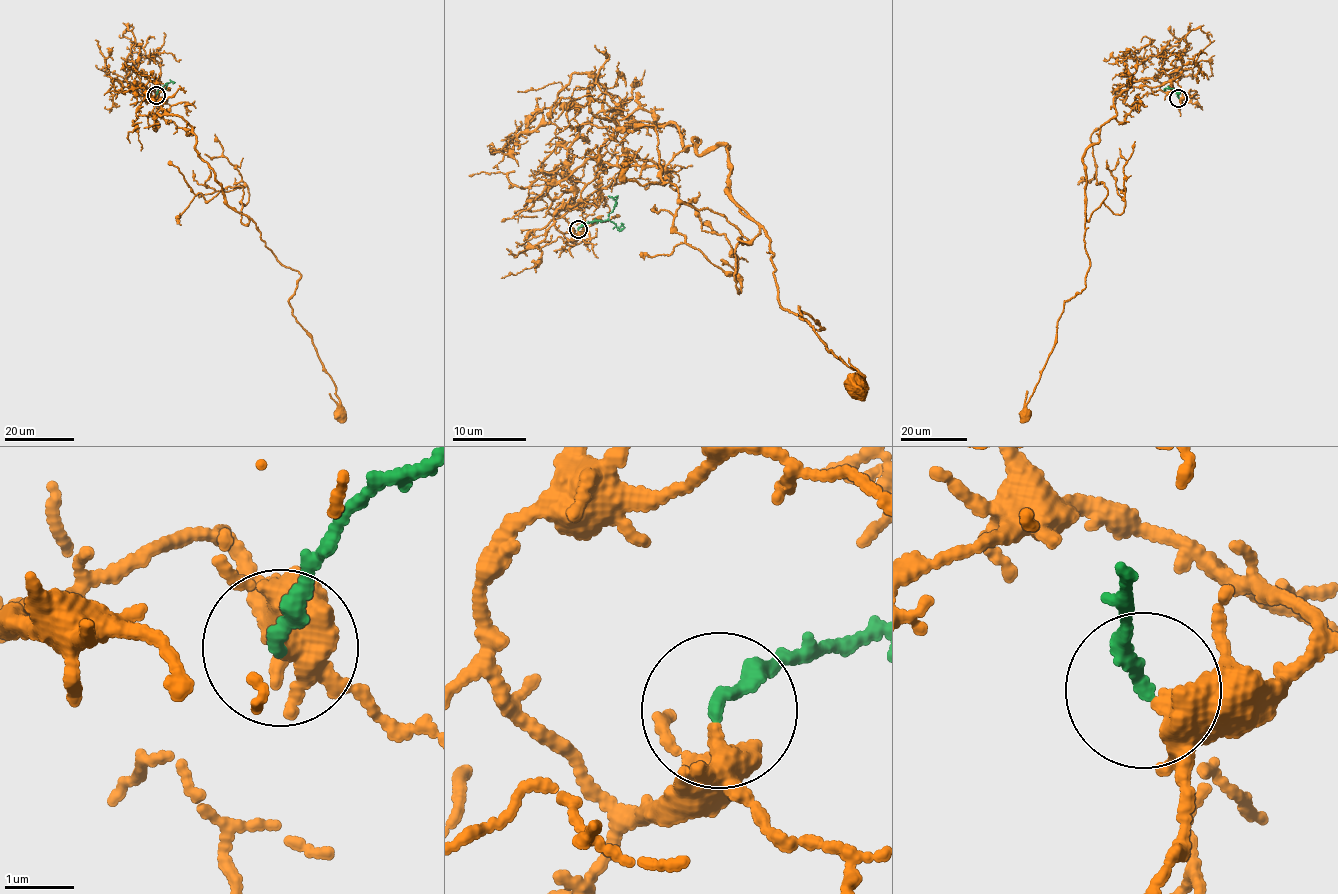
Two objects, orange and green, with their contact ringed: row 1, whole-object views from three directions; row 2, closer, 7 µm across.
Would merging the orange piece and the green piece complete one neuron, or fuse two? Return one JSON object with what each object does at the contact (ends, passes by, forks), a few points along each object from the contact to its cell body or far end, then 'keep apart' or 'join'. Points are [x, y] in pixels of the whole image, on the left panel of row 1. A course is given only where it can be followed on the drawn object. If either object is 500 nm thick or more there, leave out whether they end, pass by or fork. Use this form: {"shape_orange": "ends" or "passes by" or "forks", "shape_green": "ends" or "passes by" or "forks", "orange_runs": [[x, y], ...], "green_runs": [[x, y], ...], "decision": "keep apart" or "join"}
{"shape_orange": "forks", "shape_green": "ends", "orange_runs": [[156, 95], [143, 94], [158, 116], [194, 134], [224, 200], [299, 271], [289, 303], [335, 386], [341, 423]], "green_runs": [[156, 95], [166, 83], [162, 90]], "decision": "join"}

